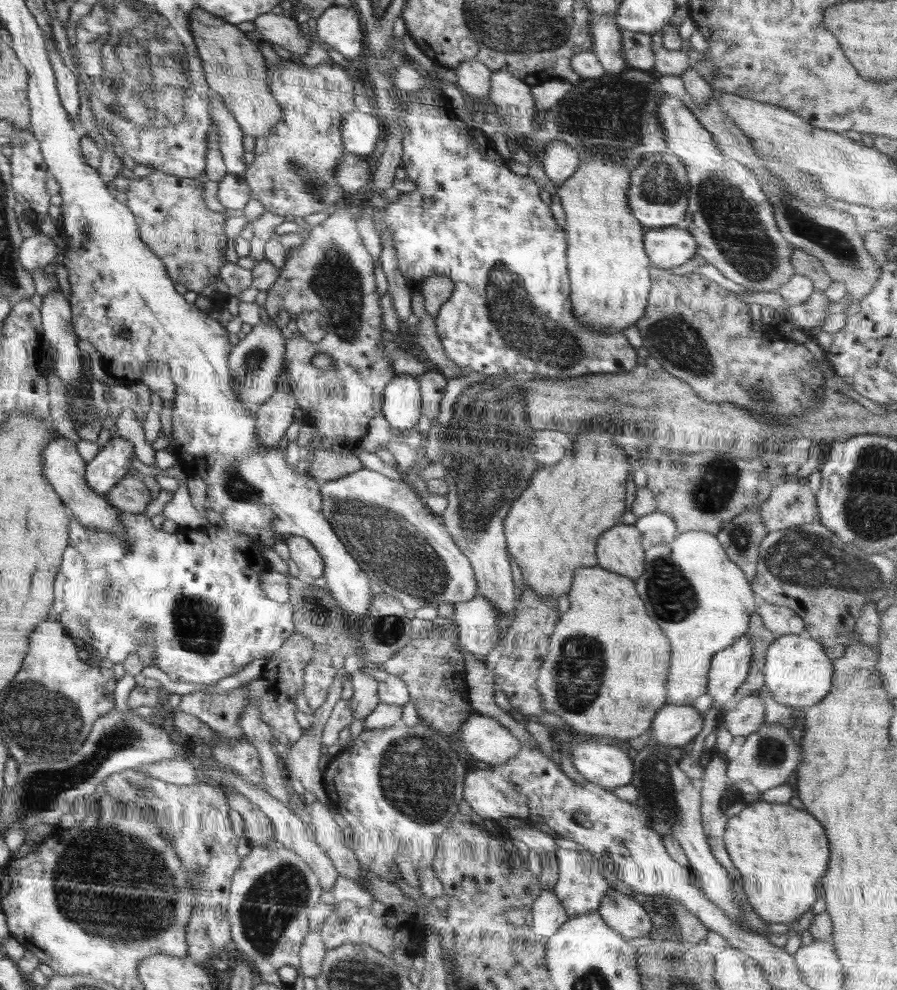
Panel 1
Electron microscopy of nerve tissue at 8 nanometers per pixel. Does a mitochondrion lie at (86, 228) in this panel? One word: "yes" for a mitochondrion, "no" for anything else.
yes

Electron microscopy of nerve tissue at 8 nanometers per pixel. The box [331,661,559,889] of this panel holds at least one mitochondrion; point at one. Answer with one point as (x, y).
(417, 776)

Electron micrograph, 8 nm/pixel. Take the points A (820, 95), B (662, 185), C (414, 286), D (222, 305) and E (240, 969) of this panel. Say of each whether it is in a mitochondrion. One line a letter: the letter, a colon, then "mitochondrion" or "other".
A: mitochondrion
B: mitochondrion
C: other
D: other
E: mitochondrion

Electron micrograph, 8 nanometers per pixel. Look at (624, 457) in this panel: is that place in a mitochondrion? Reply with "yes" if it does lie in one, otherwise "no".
no

